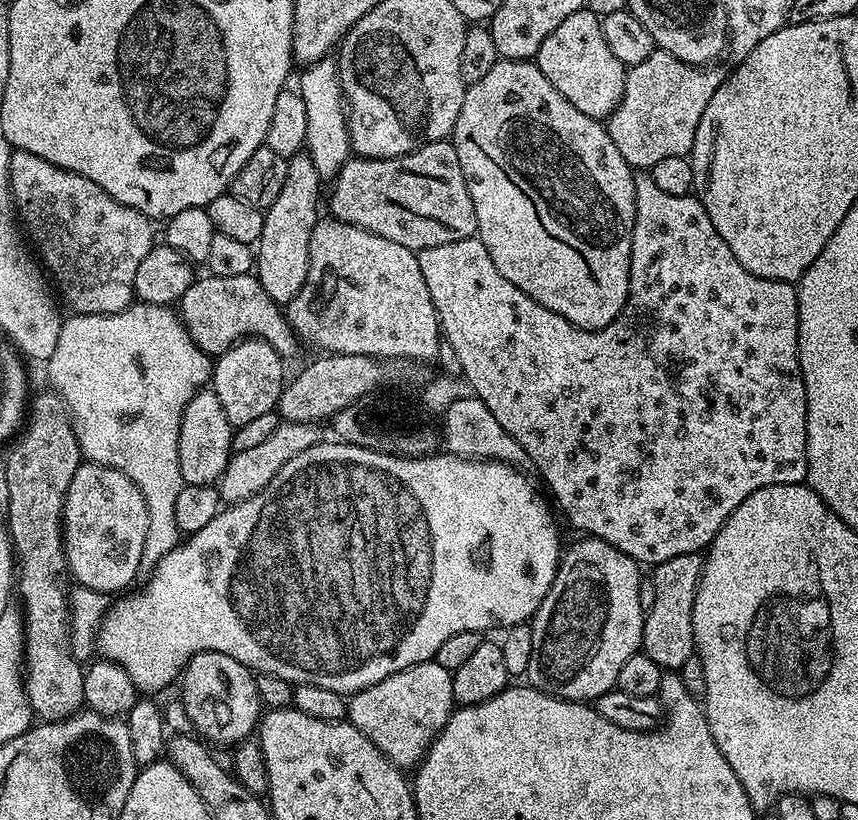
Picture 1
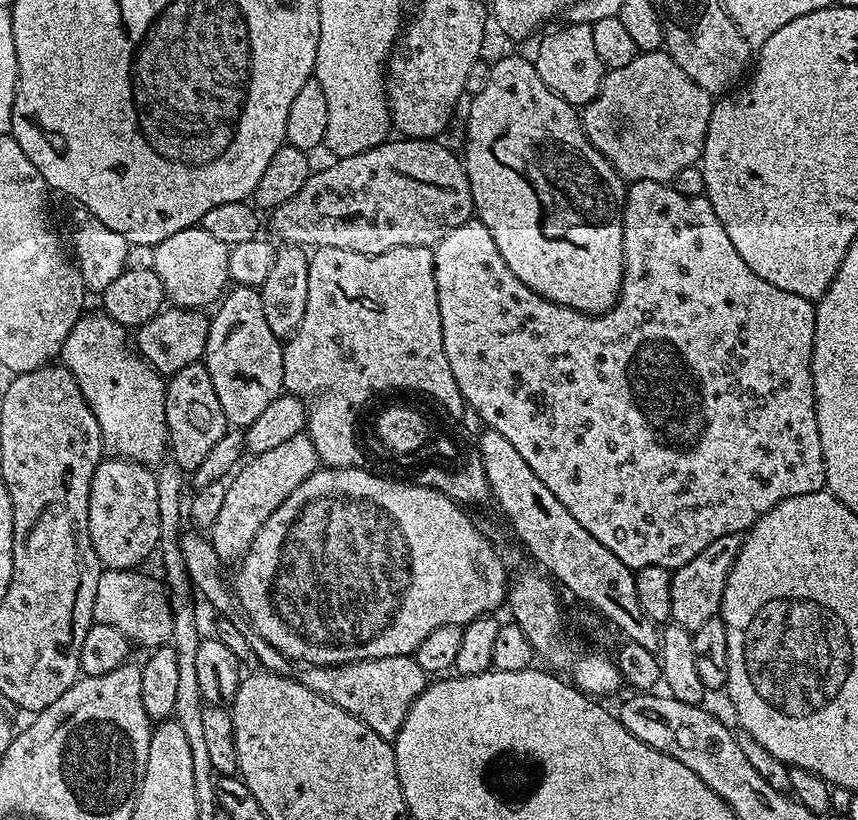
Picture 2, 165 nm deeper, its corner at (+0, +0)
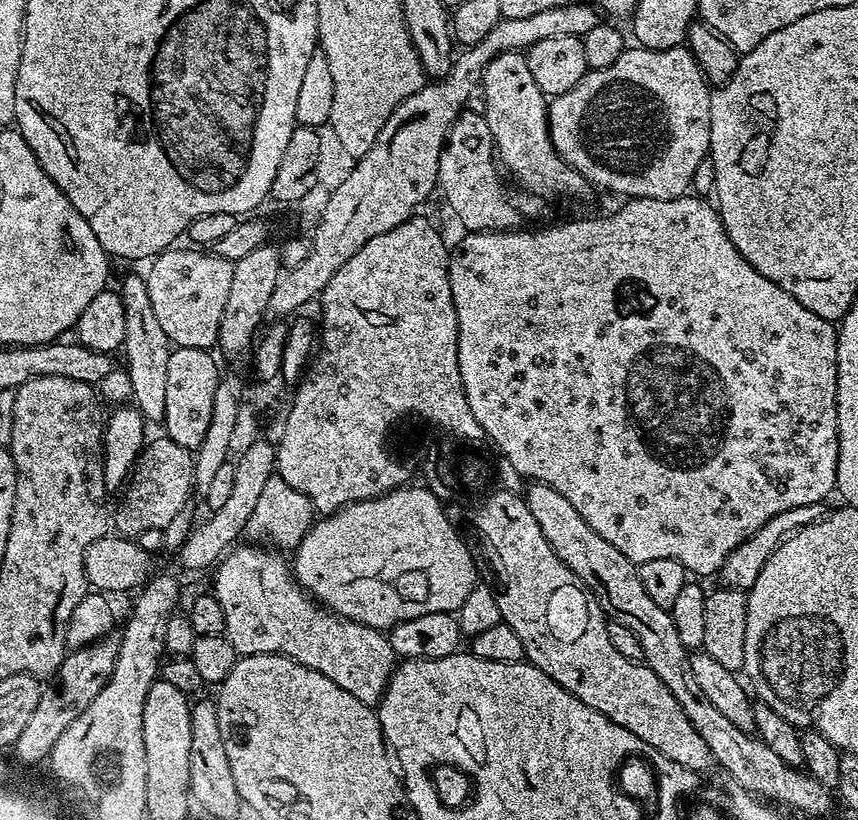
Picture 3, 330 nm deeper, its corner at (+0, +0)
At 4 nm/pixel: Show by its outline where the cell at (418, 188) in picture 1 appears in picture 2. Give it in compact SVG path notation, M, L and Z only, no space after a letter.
M389 138L362 154L333 159L329 168L313 171L290 202L271 209L271 235L288 246L354 250L367 256L402 246L432 248L474 216L461 157L436 143L432 138Z

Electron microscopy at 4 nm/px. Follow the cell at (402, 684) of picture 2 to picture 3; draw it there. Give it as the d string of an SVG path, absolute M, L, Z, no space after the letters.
M256 546L260 548L240 547L233 547L214 569L214 575L216 575L214 594L222 606L222 615L226 618L224 635L234 646L237 657L261 656L262 654L285 656L318 674L326 674L330 682L354 694L358 702L373 706L379 705L392 677L392 671L398 663L398 658L390 646L387 635L381 629L370 628L365 624L348 620L345 616L338 616L313 600L296 583L289 561L283 560L279 556L281 554L279 551L267 552L268 548L264 546Z

